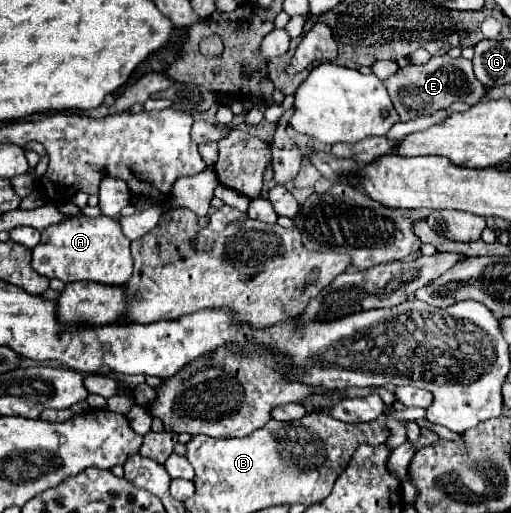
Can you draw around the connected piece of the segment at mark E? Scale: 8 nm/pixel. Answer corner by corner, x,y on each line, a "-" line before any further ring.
448,54
444,56
432,56
426,64
408,64
404,68
398,68
390,78
384,80
384,86
392,98
392,104
400,116
402,122
416,120
420,116
432,116
438,110
450,108
454,102
464,102
464,104
478,104
488,88
474,76
474,64
472,60
466,58
452,58

